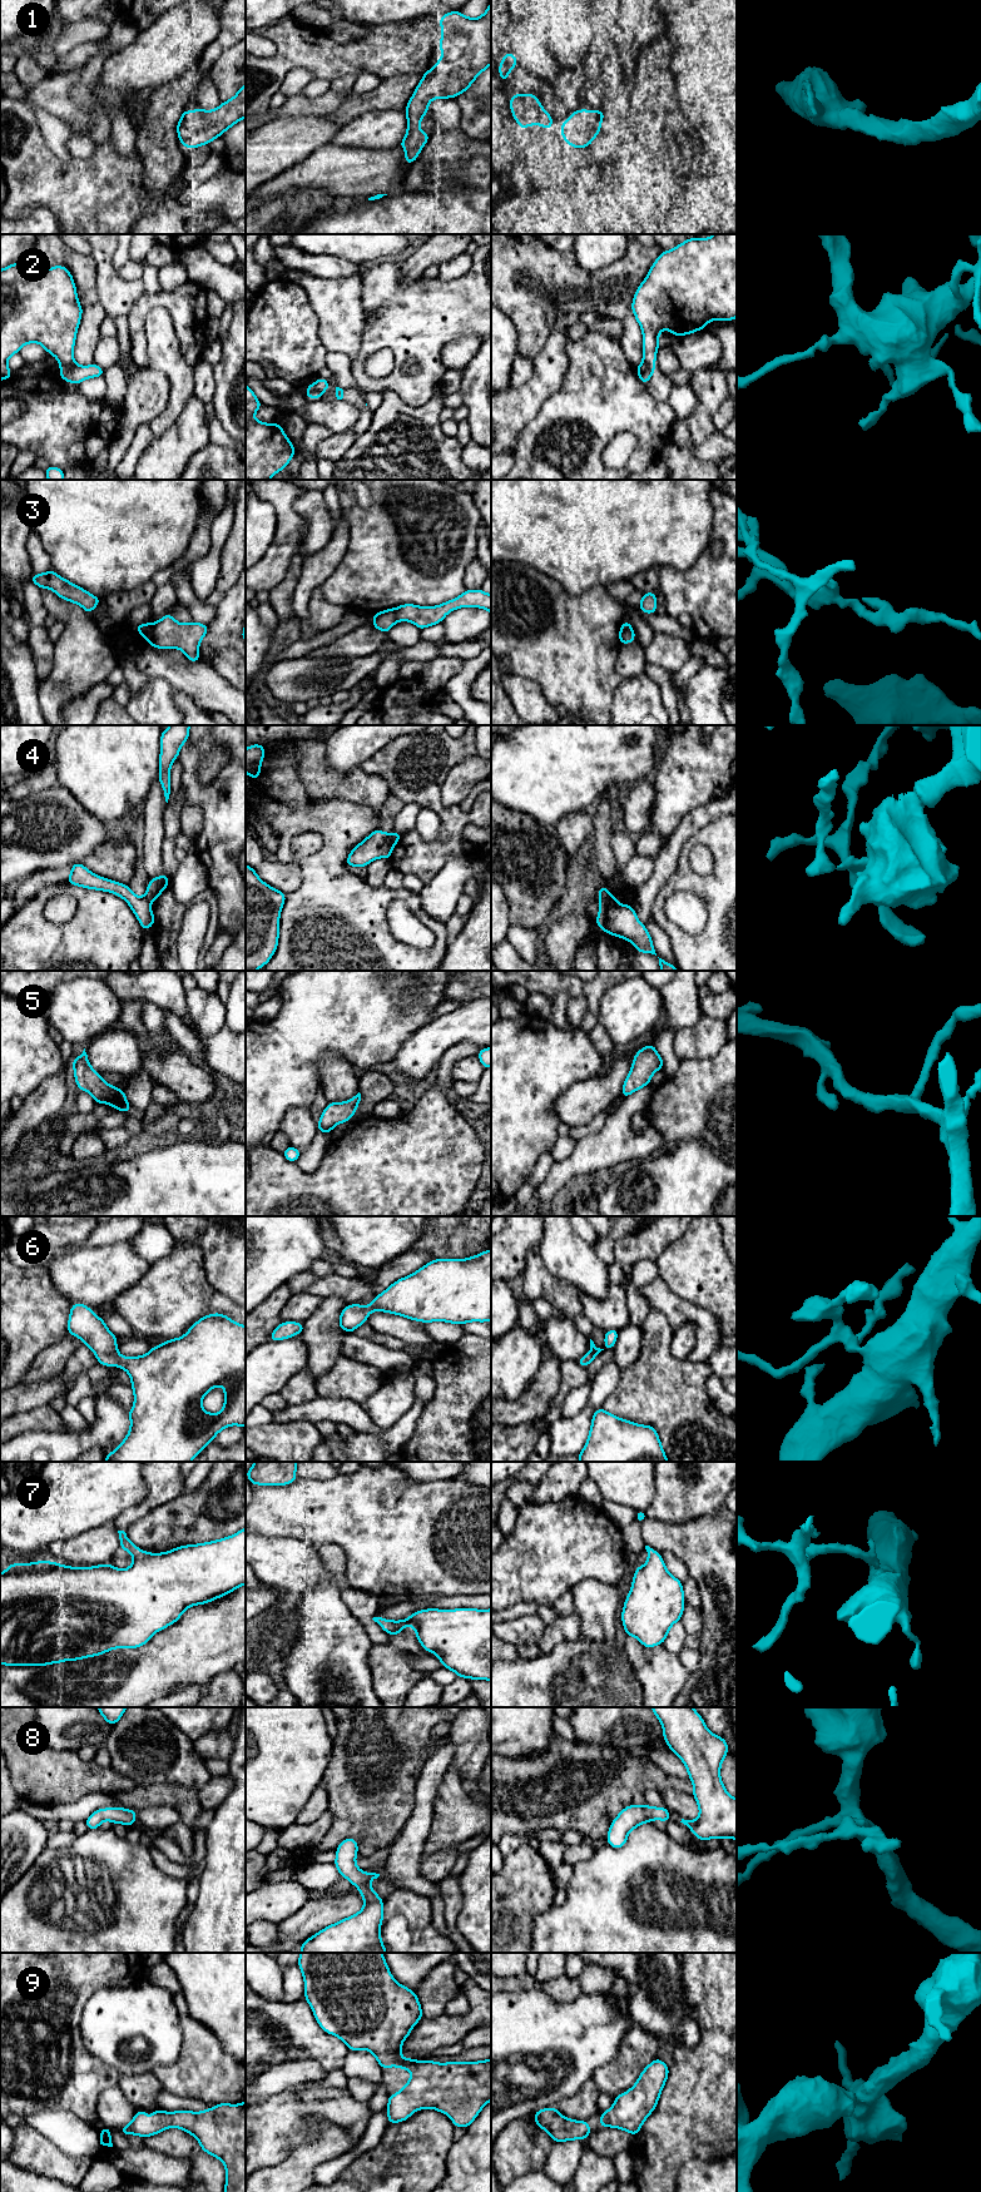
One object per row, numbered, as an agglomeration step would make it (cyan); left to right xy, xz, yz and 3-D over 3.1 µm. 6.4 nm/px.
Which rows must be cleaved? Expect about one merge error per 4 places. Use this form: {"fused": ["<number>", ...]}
{"fused": ["2", "3", "4"]}

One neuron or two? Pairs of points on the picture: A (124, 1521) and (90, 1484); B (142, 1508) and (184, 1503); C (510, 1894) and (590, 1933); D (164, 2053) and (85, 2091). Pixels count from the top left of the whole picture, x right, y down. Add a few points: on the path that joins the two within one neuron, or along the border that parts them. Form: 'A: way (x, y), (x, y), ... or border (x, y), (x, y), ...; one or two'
A: border (143, 1497), (135, 1504), (122, 1511), (112, 1523); two
B: border (182, 1494), (154, 1507), (133, 1522); two
C: border (553, 1904), (536, 1918), (533, 1938); two
D: border (95, 2057), (112, 2066), (120, 2074); two

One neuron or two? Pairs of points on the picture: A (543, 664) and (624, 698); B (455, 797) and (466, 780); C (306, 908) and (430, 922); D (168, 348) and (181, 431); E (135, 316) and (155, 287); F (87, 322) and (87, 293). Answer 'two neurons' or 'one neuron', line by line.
A: two neurons
B: one neuron
C: one neuron
D: two neurons
E: two neurons
F: two neurons

